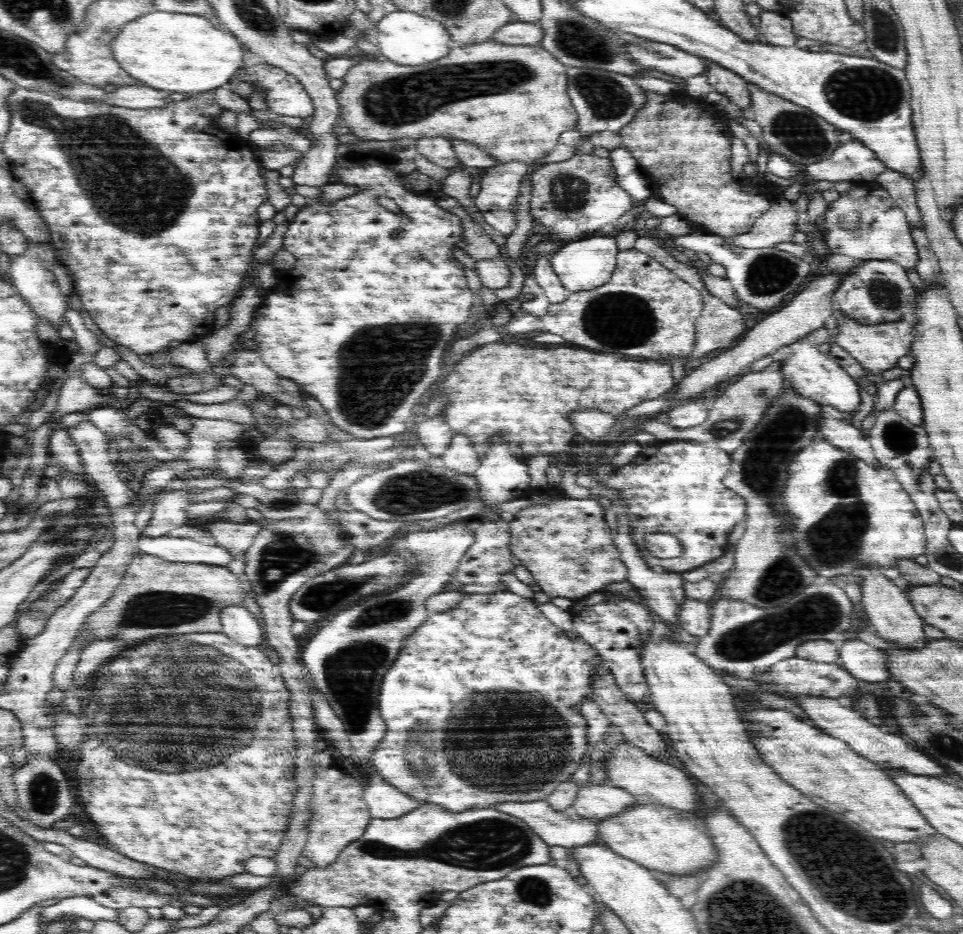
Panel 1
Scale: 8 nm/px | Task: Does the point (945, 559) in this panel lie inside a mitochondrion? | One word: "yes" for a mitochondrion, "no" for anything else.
yes

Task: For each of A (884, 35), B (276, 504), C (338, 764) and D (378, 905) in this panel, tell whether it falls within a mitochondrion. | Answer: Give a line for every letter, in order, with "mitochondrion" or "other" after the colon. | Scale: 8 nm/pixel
A: mitochondrion
B: mitochondrion
C: other
D: other

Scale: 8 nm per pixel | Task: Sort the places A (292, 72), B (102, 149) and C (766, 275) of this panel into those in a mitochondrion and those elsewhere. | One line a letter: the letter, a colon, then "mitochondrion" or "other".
A: other
B: mitochondrion
C: mitochondrion

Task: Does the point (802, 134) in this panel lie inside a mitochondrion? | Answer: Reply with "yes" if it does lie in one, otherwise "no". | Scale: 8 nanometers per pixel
yes

